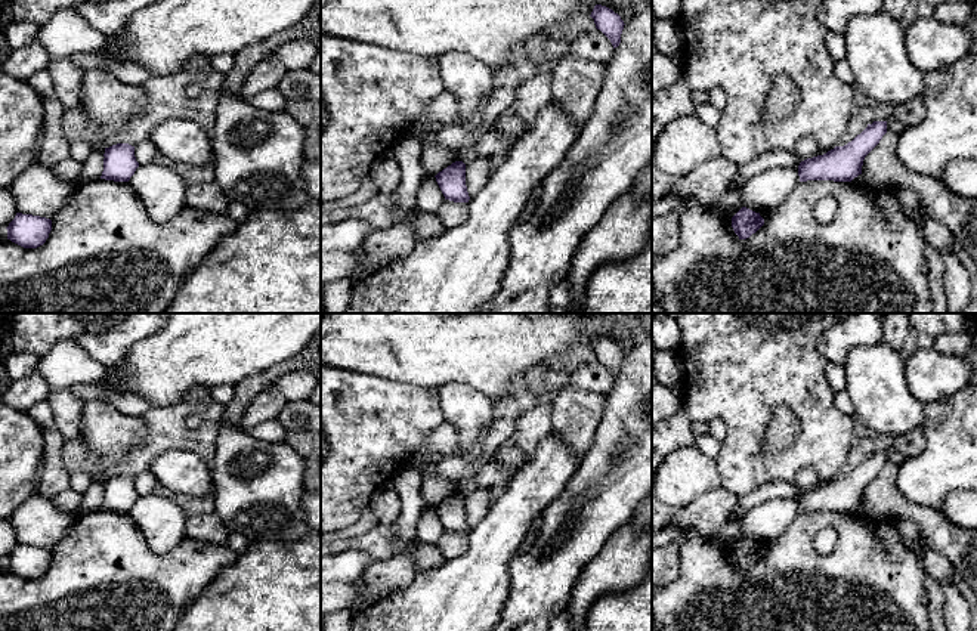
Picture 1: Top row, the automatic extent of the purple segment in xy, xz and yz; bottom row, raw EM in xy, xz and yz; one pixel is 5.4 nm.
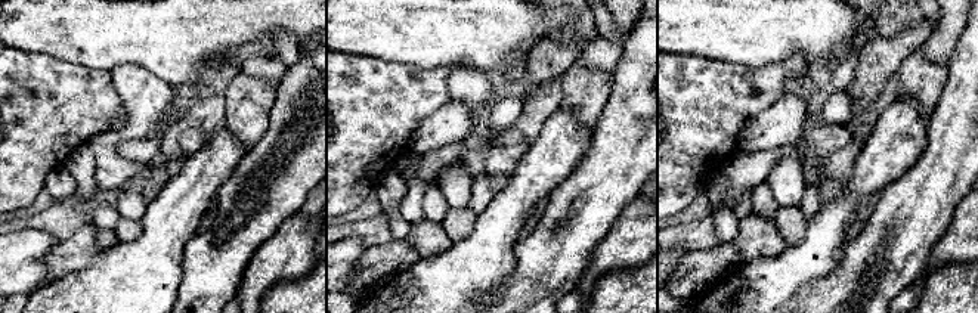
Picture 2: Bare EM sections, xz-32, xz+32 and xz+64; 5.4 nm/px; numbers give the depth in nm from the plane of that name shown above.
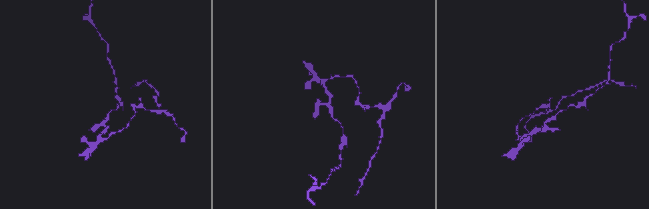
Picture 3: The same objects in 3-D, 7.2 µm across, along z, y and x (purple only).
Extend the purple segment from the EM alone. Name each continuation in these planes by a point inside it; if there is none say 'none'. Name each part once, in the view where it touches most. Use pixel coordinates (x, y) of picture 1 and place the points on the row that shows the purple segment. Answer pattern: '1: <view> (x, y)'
none

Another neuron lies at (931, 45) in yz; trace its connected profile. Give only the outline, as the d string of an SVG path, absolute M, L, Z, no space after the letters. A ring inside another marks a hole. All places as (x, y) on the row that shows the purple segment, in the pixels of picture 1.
M916 16L905 31L910 62L922 72L953 66L970 53L973 35L964 25L949 25L934 16Z

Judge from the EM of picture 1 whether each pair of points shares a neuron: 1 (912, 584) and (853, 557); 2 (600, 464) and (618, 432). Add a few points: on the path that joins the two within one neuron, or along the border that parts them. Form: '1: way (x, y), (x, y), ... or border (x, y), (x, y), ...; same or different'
1: way (897, 584), (880, 584), (868, 572); same
2: way (606, 457), (618, 439); same

